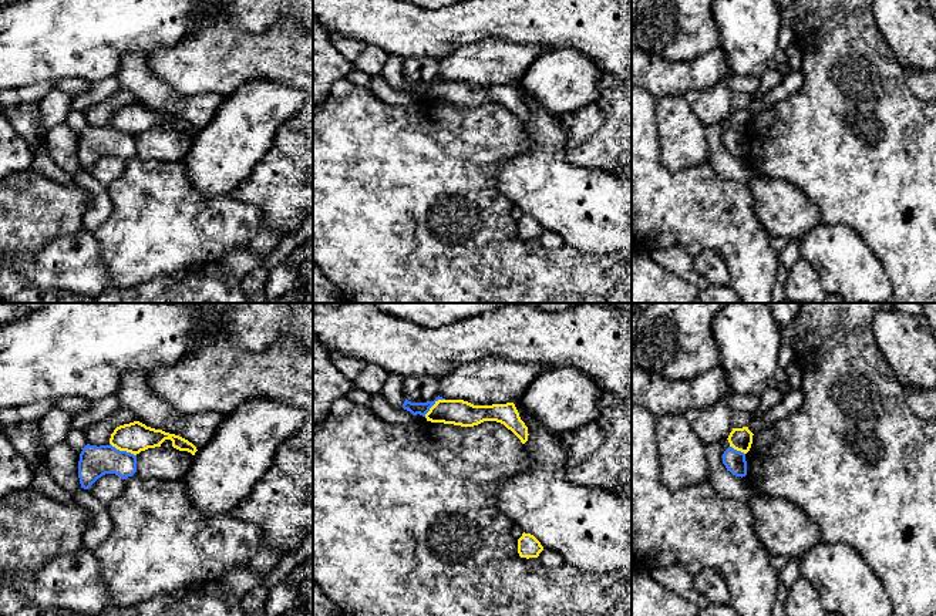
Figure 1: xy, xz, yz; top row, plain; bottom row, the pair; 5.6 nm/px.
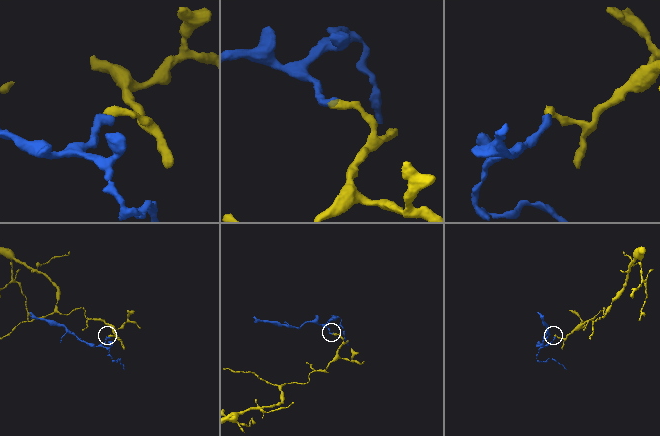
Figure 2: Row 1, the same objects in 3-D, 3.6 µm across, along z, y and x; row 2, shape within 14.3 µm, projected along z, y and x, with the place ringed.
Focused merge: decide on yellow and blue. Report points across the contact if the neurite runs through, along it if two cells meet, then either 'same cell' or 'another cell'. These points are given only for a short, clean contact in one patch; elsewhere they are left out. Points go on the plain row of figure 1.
along xy (110, 124), (135, 137) | another cell

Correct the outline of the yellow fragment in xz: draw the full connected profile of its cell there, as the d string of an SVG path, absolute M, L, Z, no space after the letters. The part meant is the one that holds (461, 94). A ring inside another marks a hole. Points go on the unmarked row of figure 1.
M438 81L425 95L427 102L474 108L484 102L496 102L511 111L522 125L528 122L528 108L514 84L474 87L464 81Z

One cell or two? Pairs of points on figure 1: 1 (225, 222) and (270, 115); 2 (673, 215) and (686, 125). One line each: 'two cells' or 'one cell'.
1: two cells
2: two cells

